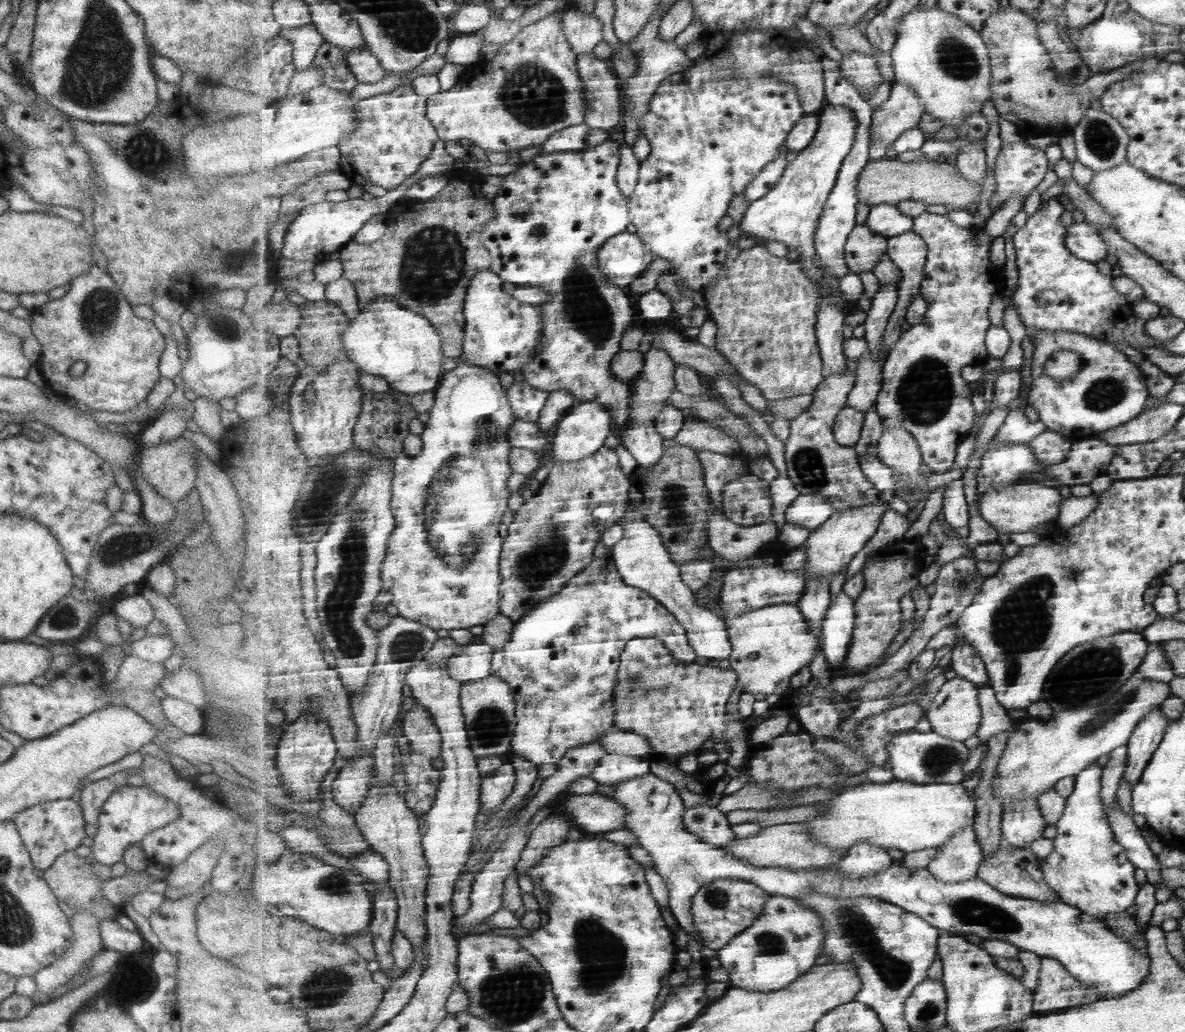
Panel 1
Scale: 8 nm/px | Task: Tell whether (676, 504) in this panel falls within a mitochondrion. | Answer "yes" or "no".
yes

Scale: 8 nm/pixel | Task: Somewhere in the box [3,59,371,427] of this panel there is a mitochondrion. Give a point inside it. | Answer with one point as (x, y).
(146, 153)

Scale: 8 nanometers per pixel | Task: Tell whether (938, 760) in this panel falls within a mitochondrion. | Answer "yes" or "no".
yes

